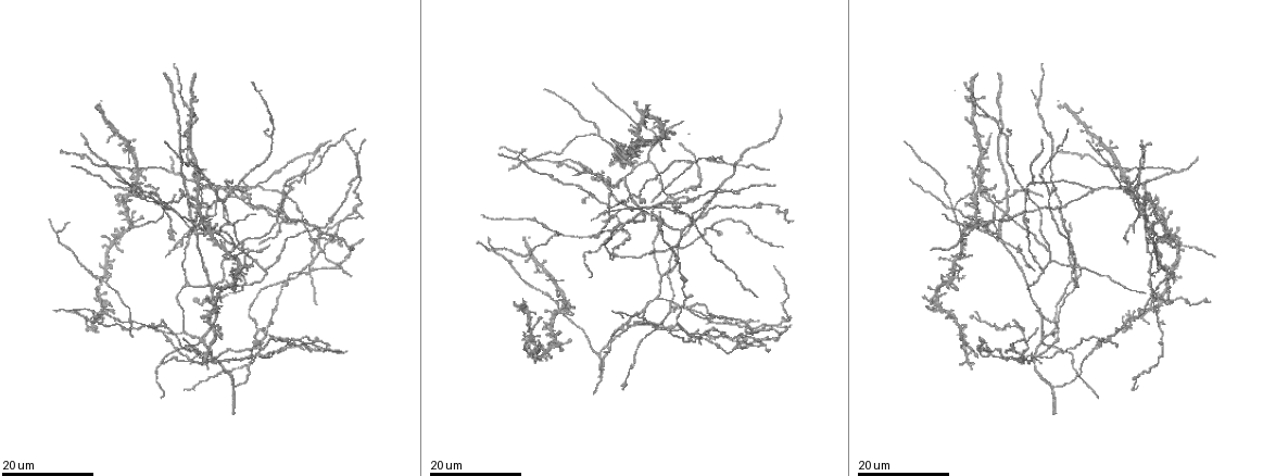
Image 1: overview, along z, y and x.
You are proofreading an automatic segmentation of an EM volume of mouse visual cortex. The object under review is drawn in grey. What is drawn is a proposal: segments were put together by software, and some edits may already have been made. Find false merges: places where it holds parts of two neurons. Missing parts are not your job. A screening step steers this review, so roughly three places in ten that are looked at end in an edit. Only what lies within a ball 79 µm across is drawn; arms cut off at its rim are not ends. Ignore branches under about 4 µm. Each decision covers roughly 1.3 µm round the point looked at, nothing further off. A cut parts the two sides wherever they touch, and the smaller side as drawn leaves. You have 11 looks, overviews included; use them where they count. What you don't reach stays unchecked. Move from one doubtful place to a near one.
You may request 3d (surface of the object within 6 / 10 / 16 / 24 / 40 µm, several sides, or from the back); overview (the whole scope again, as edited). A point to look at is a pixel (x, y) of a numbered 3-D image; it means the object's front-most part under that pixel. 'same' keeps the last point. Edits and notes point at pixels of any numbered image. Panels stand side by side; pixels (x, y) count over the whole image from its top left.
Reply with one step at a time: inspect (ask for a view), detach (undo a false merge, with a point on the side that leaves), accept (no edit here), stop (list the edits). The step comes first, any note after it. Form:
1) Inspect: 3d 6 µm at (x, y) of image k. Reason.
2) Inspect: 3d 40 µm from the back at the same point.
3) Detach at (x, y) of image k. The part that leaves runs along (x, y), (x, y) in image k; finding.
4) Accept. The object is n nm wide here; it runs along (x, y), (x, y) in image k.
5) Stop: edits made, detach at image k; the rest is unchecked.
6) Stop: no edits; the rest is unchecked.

Inspect: 3d 24 µm at (197, 226) of image 1. Side arm on a straight run.

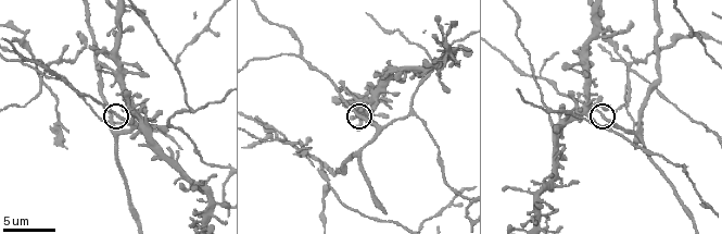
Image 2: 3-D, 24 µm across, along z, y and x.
Inspect: 3d 6 µm at (603, 117) of image 2.

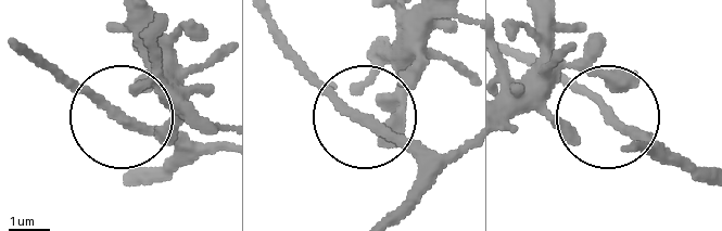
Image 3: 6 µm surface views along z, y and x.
Accept. The side arm is 41 µm long; 3 arms meet here; one neuron here.

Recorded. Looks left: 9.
Inspect: 3d 16 µm at (188, 109) of image 2. Three-way junction.

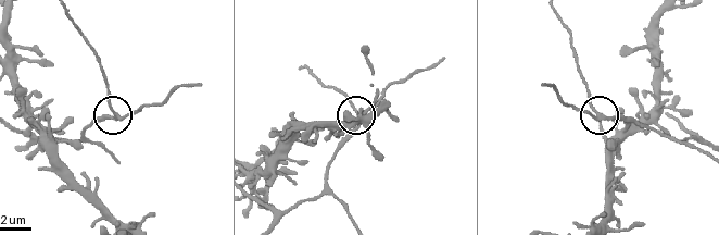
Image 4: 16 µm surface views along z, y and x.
Inspect: 3d 6 µm at (600, 115) of image 4. Closer look.

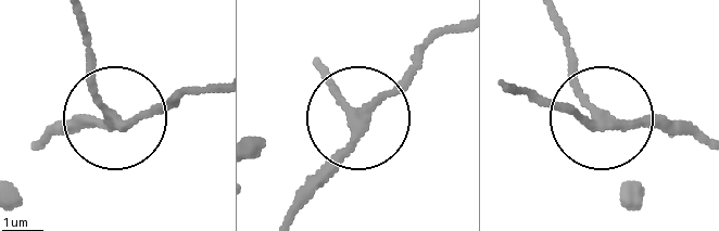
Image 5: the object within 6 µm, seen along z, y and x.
Accept. The object is 210 nm wide here; it runs along (36, 143), (202, 88) in image 5; all the same neuron.

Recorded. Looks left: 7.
Inspect: 3d 6 µm at (300, 52) of image 2. Small branch off a trunk.

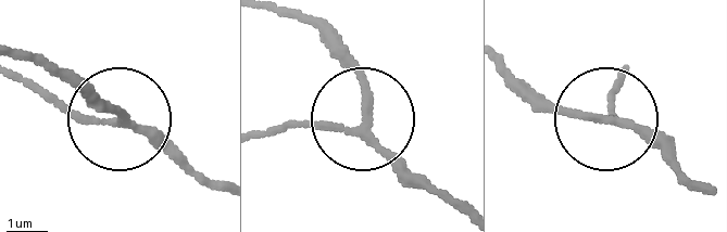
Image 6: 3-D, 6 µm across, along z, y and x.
Accept. The object is 170 nm wide here; continuous, no second neuron.

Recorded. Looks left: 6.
Inspect: 3d 24 µm at (188, 283) of image 1. Three-way junction.

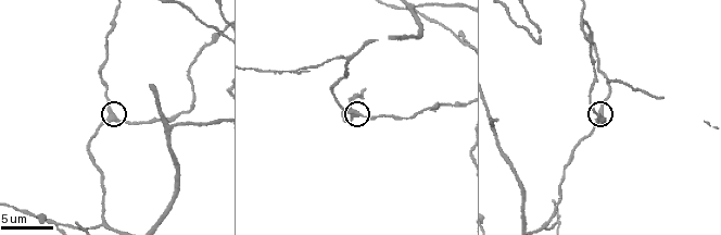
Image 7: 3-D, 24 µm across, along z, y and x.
Inspect: 3d 6 µm at (114, 115) of image 7. Closer look.

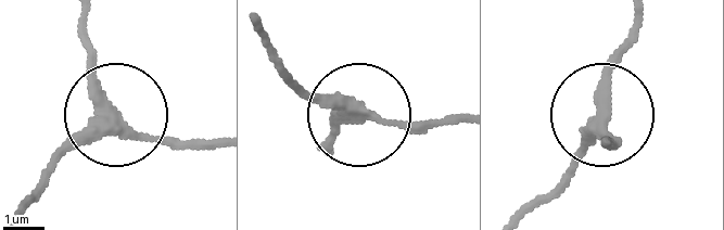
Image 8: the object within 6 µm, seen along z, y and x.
Accept. The object is 280 nm wide here; it runs along (534, 208), (583, 156), (614, 53), (638, 12) in image 8; one neuron here.

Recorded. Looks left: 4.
Inspect: 3d 24 µm at (200, 337) of image 1. Looks like a crossing.

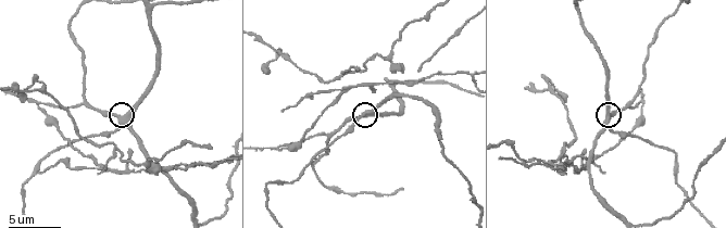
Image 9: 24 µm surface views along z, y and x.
Inspect: 3d 10 µm at (121, 117) of image 9.

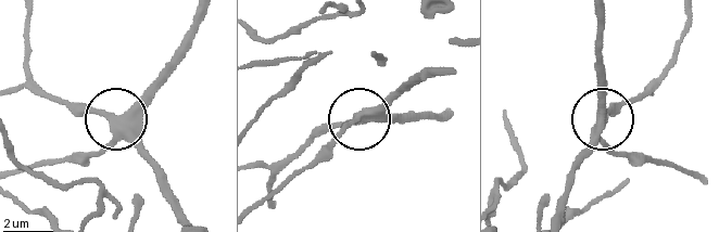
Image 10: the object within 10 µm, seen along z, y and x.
Accept. It runs along (192, 222), (161, 167), (122, 117), (165, 69) in image 10; one neuron here.

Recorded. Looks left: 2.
Stop: no edits; the rest is unchecked.

